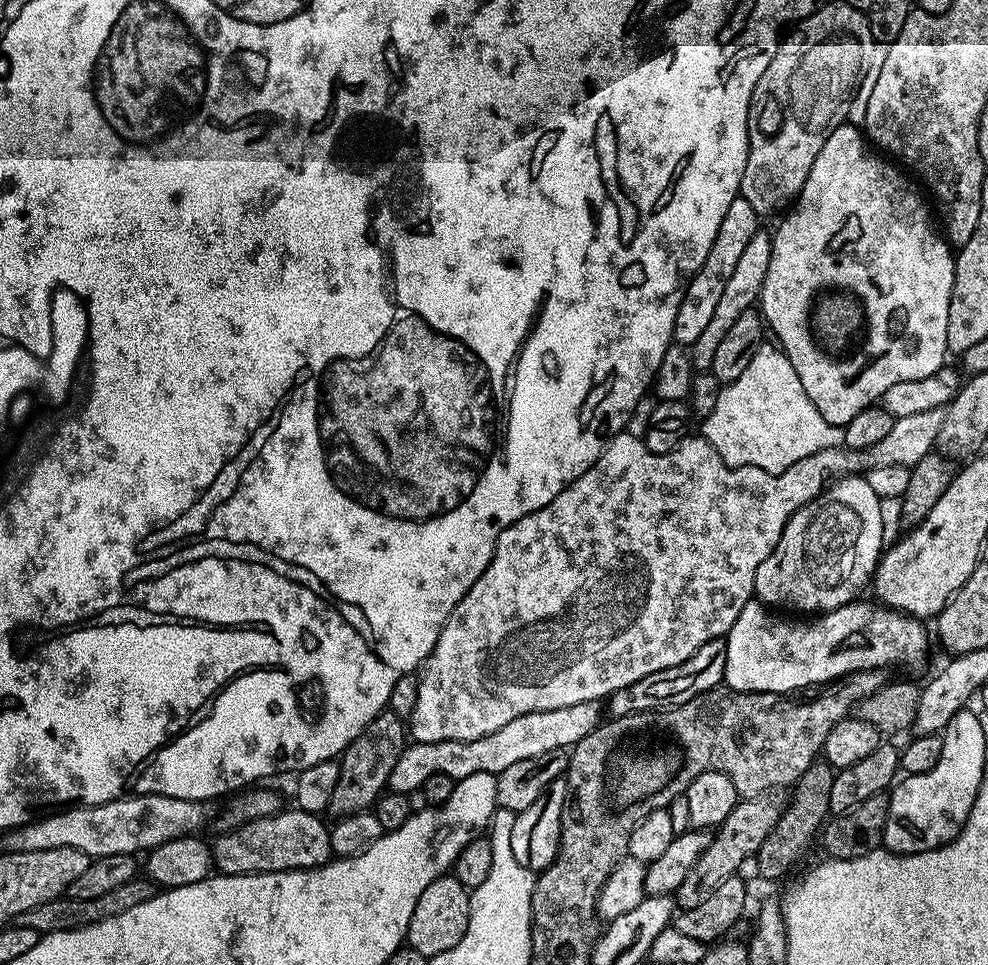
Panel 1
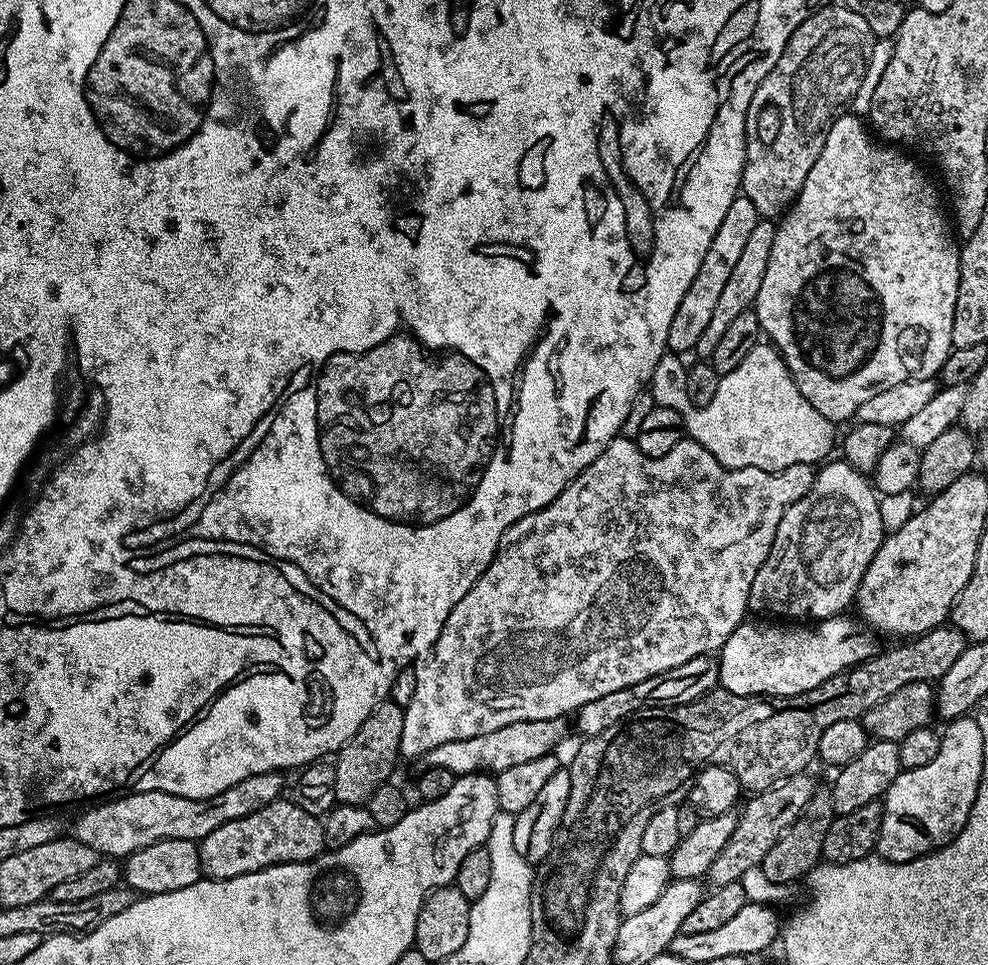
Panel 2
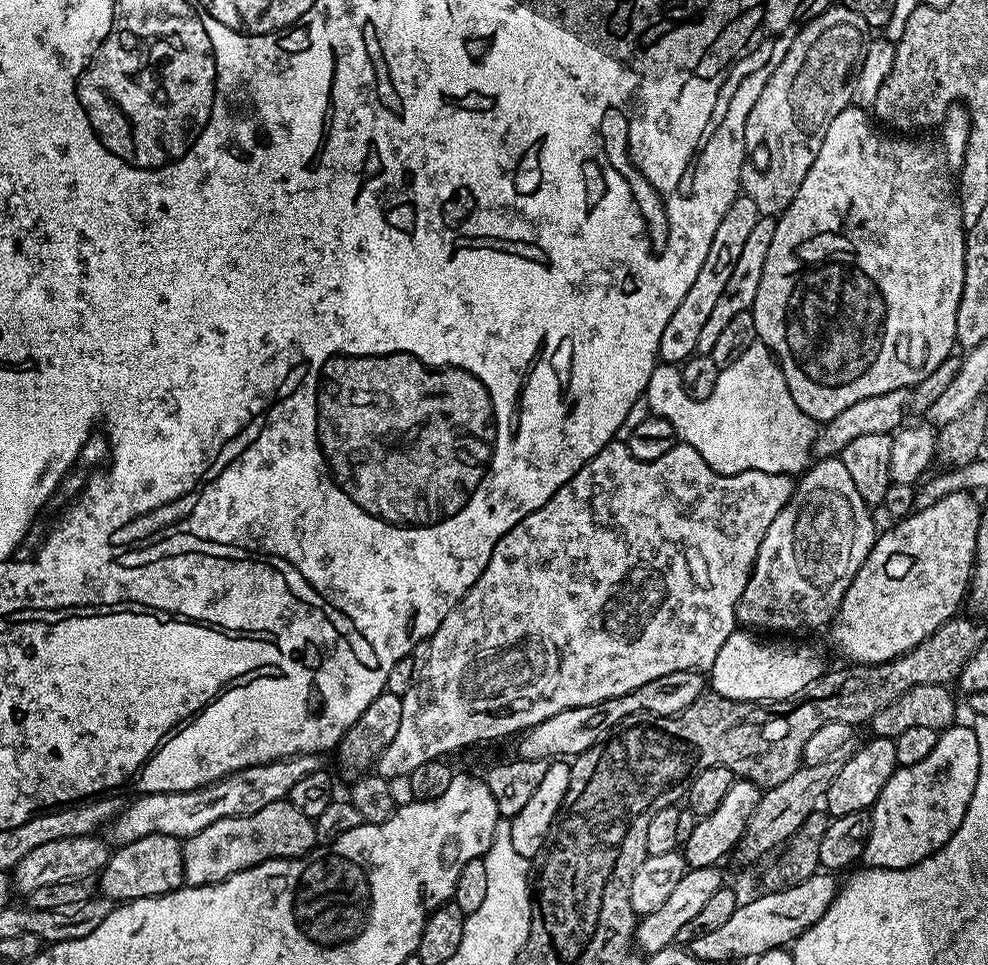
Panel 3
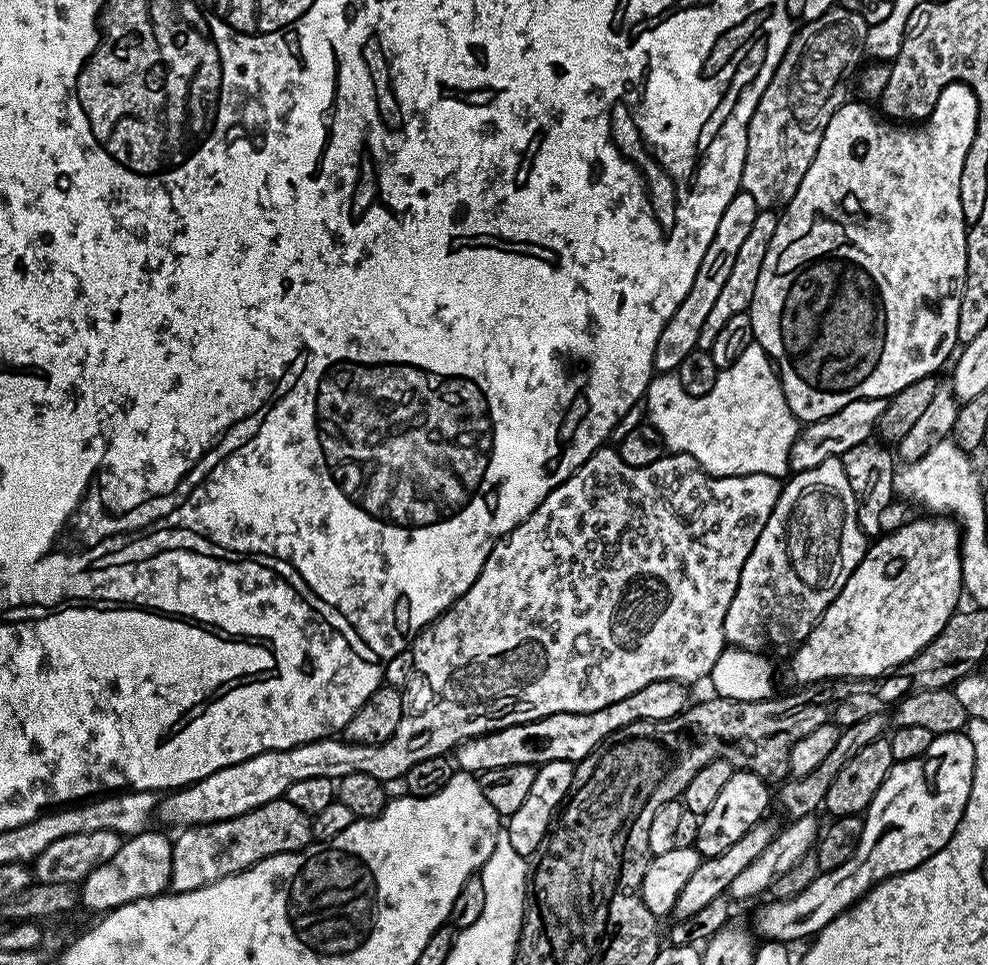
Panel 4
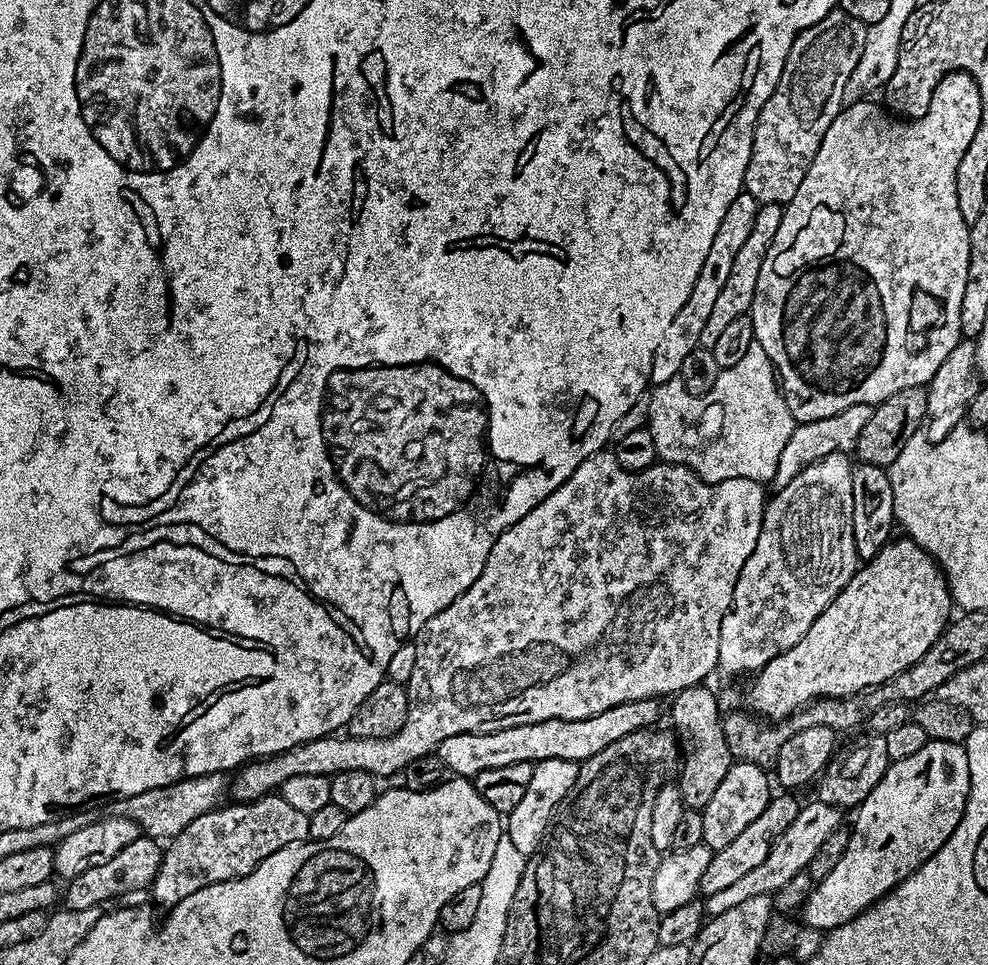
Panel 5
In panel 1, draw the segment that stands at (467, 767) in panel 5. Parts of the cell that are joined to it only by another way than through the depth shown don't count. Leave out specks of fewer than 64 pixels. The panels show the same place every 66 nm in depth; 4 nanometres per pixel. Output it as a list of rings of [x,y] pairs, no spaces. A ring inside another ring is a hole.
[[[717,638],[705,640],[704,645],[693,656],[686,658],[678,666],[670,666],[666,670],[658,670],[654,674],[646,674],[646,678],[638,678],[630,686],[612,693],[607,701],[613,717],[629,716],[635,712],[659,712],[665,708],[677,708],[690,702],[698,694],[708,692],[723,681],[726,670],[726,646],[724,640]]]

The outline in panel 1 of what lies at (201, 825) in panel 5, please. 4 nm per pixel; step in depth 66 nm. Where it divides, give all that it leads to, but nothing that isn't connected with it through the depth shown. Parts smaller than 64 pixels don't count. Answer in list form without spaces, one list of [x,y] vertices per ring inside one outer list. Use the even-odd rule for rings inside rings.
[[[289,806],[266,818],[251,820],[238,828],[221,831],[216,841],[212,840],[212,863],[217,873],[226,876],[238,876],[253,872],[295,872],[301,868],[320,868],[333,859],[330,846],[330,828],[323,824],[321,817],[315,812],[304,812],[302,809]]]

